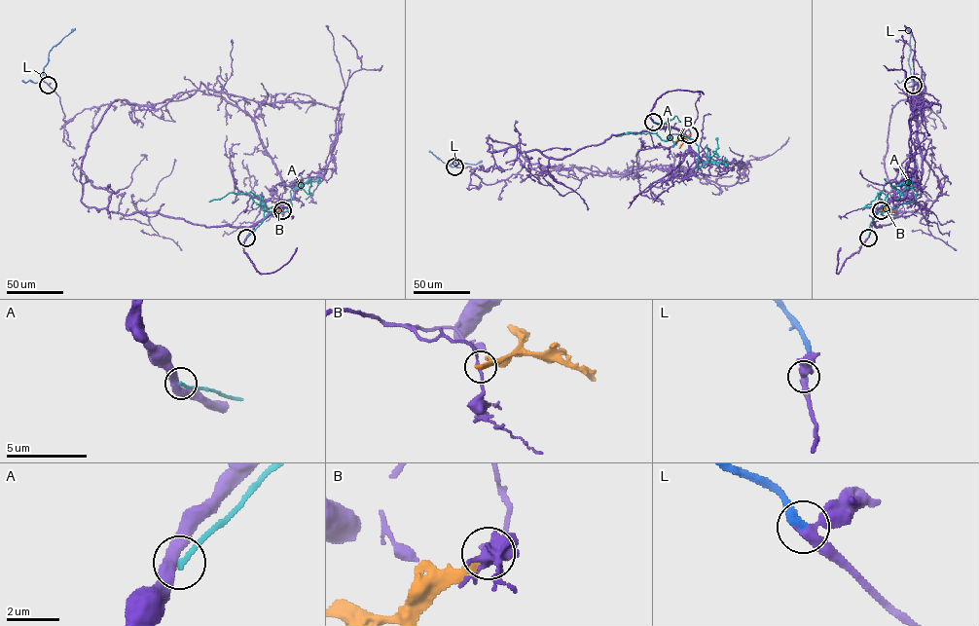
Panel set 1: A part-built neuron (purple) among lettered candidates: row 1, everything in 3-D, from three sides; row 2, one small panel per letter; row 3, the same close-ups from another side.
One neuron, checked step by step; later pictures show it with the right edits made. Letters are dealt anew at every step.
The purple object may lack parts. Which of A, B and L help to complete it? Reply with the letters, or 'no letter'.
L

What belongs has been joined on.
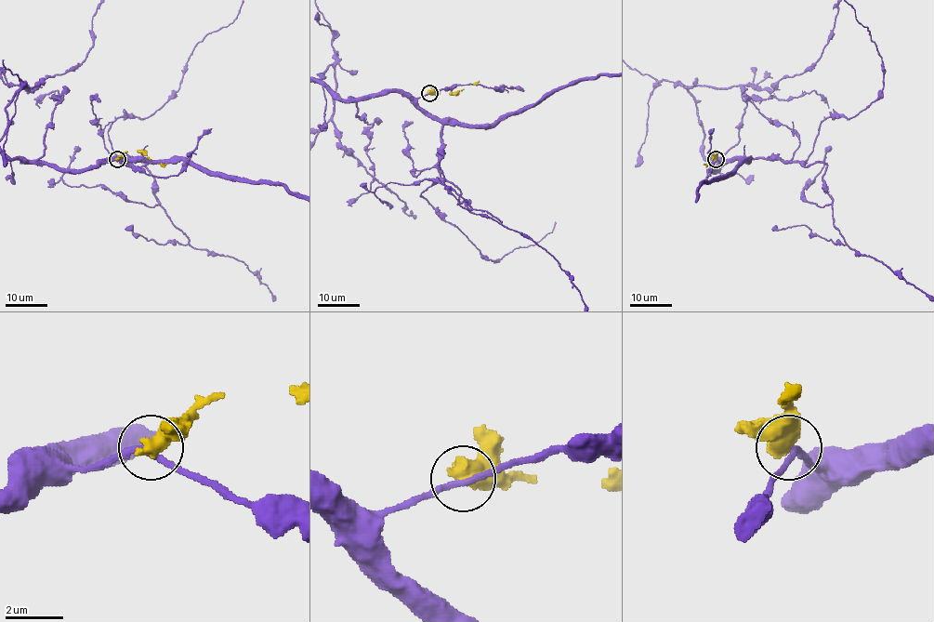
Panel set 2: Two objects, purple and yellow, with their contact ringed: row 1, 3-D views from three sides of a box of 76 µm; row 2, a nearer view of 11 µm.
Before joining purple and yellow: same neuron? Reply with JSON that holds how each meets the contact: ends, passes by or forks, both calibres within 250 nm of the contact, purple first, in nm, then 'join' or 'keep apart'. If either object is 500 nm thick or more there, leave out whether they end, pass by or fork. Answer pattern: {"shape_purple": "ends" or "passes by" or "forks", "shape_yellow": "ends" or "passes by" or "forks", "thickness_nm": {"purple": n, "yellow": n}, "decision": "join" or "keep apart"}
{"thickness_nm": {"purple": 190, "yellow": 700}, "decision": "keep apart"}

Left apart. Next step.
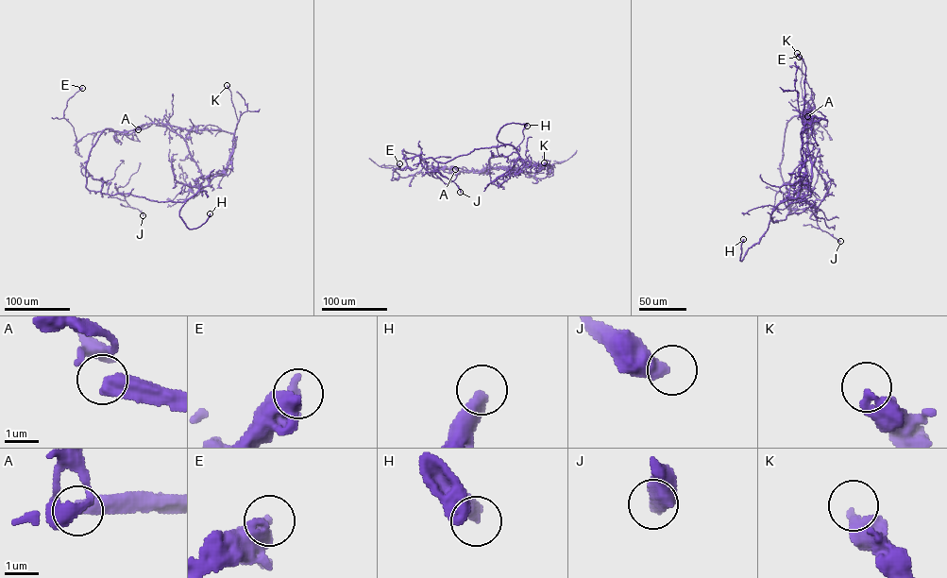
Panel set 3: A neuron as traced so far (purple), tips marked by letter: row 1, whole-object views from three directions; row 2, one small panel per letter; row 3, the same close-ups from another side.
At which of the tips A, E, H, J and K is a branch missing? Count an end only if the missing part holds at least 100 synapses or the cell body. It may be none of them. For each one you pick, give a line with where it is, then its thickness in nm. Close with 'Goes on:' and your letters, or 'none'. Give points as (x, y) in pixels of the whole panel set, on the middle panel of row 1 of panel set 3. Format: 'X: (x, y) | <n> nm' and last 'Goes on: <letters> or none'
H: (527, 126) | 480 nm
Goes on: H

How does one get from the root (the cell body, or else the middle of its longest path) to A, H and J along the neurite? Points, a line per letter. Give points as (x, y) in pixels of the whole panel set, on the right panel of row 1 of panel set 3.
A: (810, 115), (805, 121), (803, 110), (810, 109), (805, 100), (811, 109), (807, 116)
H: (810, 115), (803, 127), (811, 164), (811, 182), (795, 197), (777, 206), (766, 231), (740, 261), (743, 239)
J: (810, 115), (808, 108), (804, 123), (795, 115), (785, 128), (787, 208), (815, 210), (820, 229), (840, 241)

